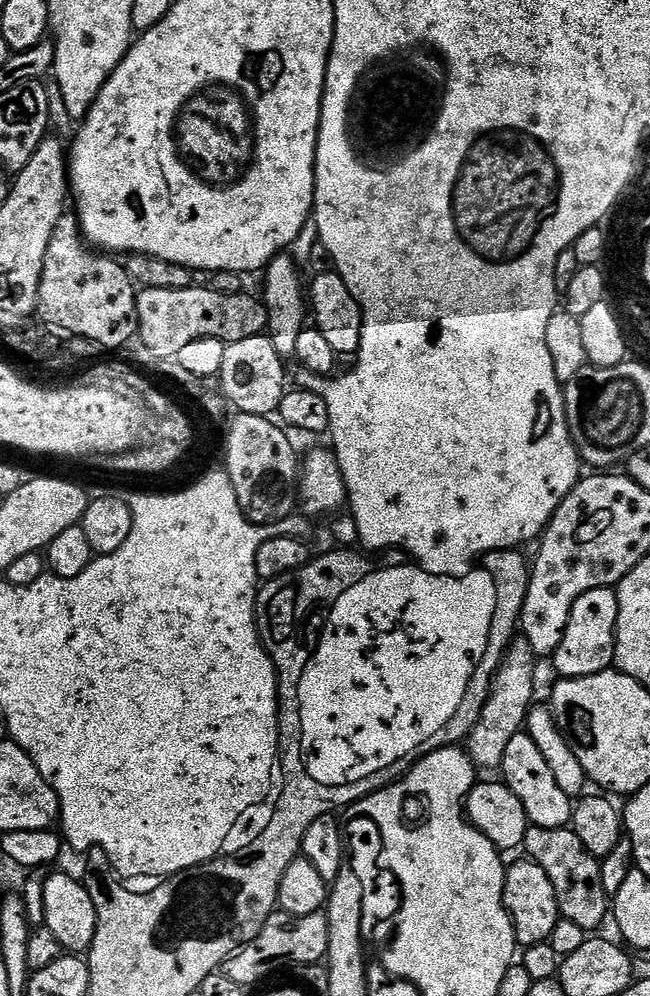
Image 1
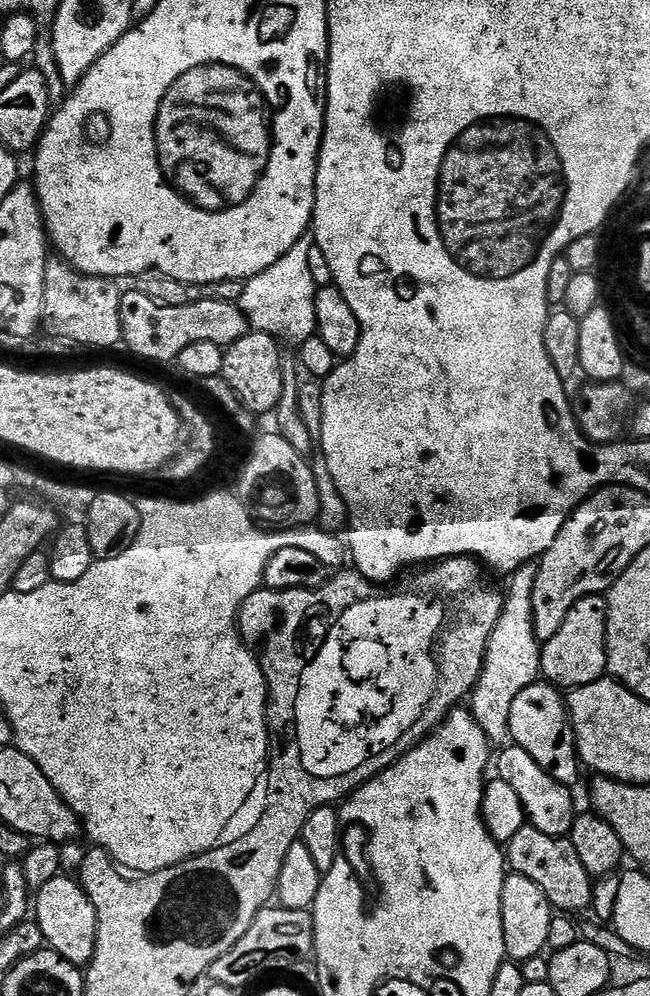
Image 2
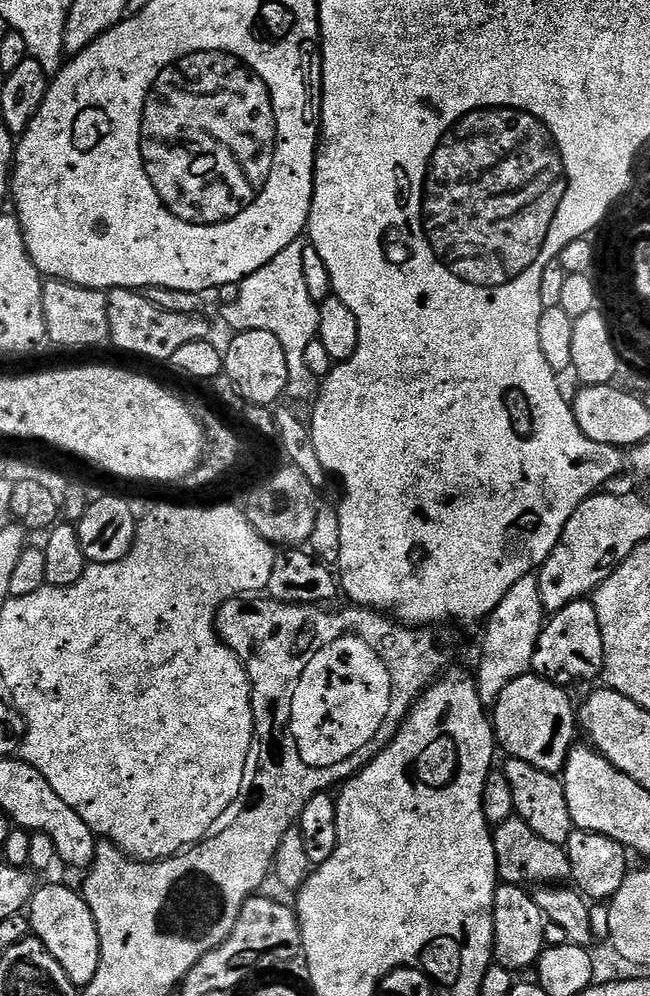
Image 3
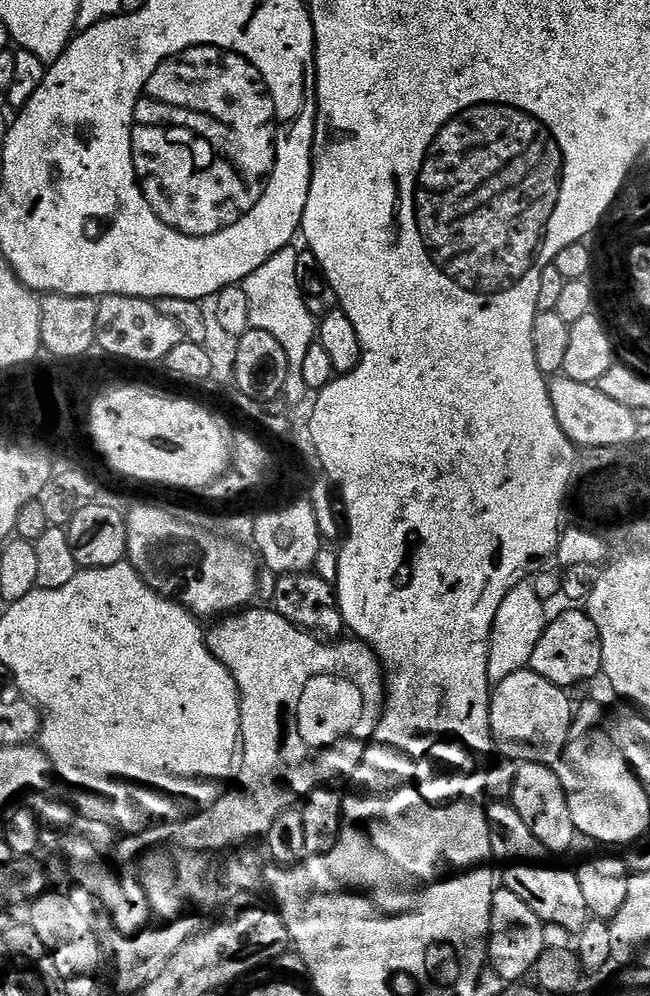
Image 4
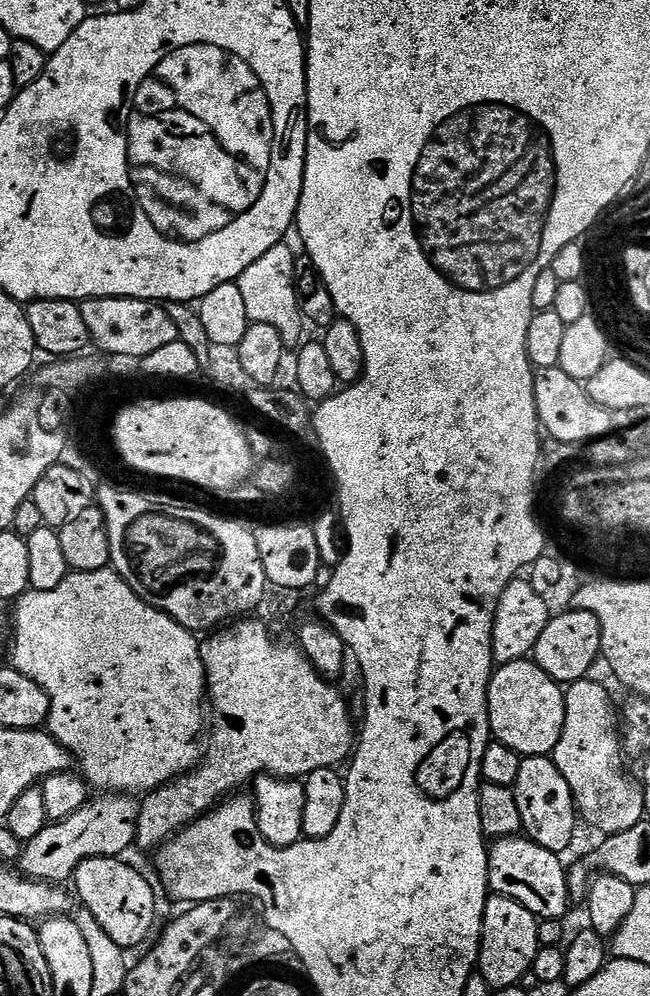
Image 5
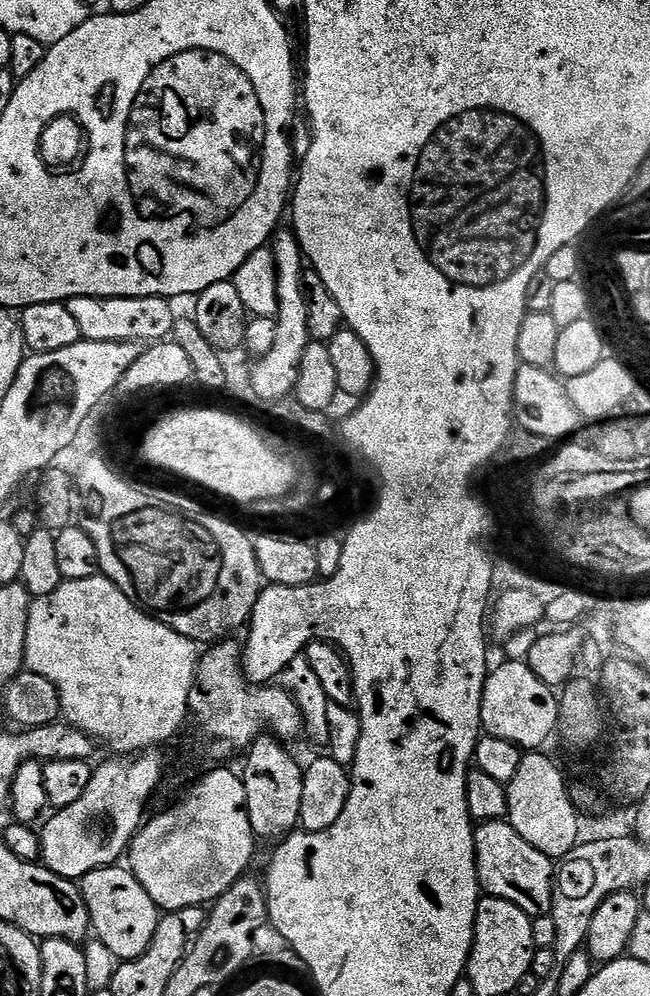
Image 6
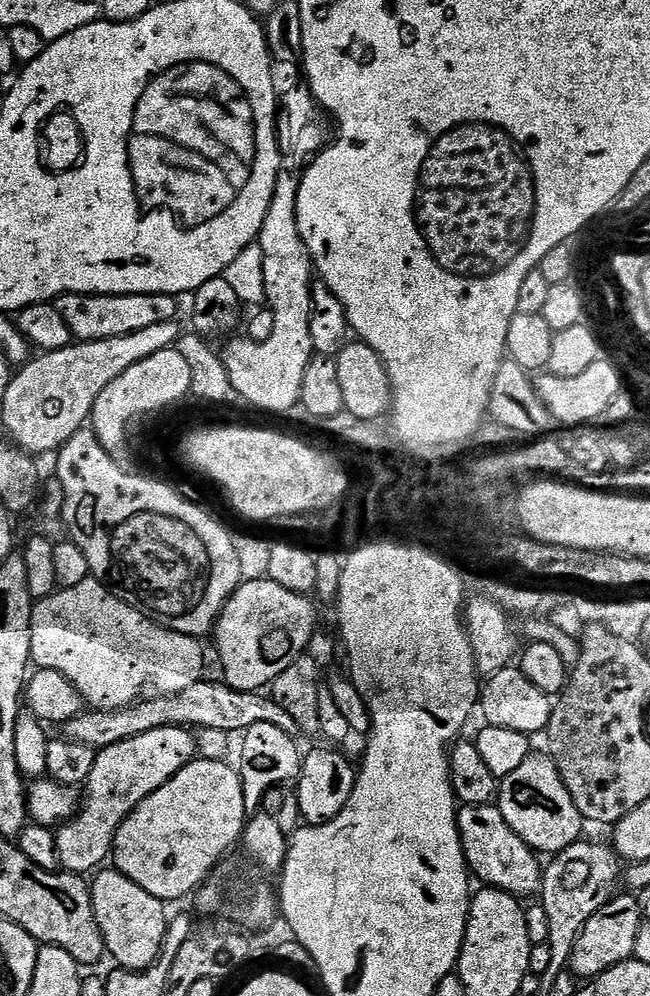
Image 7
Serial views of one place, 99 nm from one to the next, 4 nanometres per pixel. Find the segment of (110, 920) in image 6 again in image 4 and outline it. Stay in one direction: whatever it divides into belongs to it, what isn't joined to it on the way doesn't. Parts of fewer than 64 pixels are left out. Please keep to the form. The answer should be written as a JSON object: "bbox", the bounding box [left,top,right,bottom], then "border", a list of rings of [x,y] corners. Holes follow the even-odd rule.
{"bbox":[63,836,153,936],"border":[[[72,836],[63,841],[64,856],[68,859],[68,872],[72,875],[71,883],[85,887],[96,901],[97,905],[112,919],[112,924],[121,936],[136,936],[153,923],[152,907],[146,890],[135,875],[119,876],[112,868],[107,868],[100,861],[96,848],[88,840],[80,836]]]}

